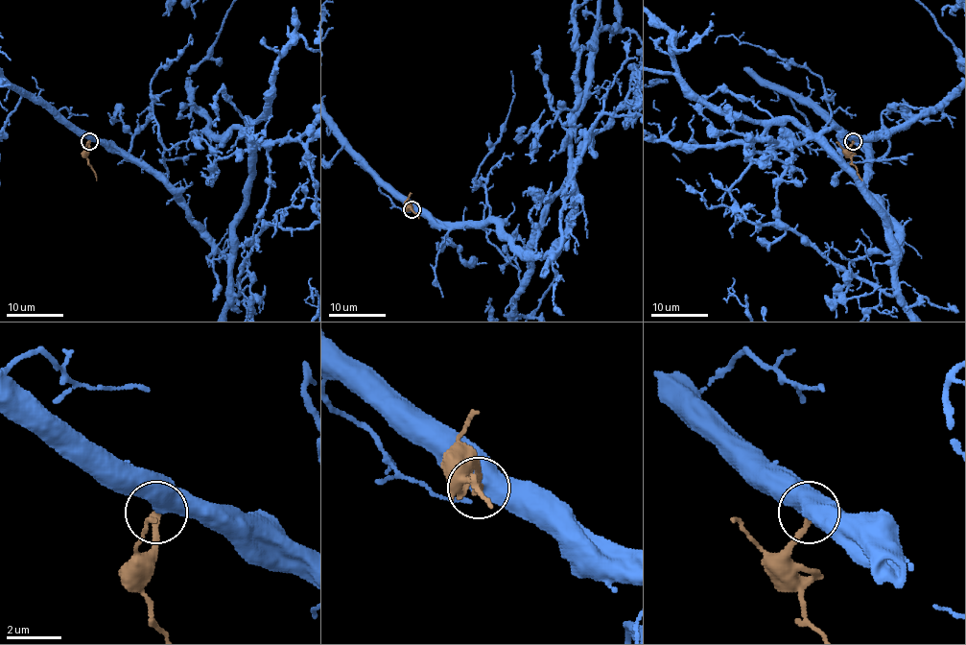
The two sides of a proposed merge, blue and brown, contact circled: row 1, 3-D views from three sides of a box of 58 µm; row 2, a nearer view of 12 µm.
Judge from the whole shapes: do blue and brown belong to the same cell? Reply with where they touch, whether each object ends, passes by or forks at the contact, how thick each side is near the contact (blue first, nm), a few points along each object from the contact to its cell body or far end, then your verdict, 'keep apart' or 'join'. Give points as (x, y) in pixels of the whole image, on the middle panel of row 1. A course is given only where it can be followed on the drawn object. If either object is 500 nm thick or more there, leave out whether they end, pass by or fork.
at (412, 209); 600 nm thick on the blue side, 260 nm on the other; brown runs (412, 208), (411, 204), (419, 219); join

